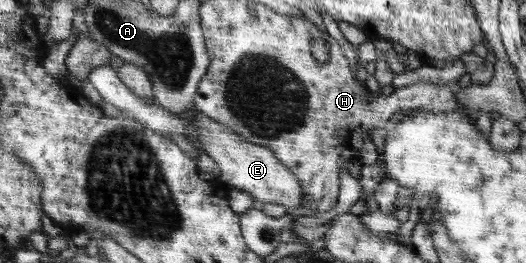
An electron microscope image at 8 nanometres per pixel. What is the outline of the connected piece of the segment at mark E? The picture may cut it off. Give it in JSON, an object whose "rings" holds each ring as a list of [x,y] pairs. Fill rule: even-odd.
{"rings":[[[198,112],[194,124],[197,125],[199,134],[202,134],[197,143],[198,147],[215,160],[220,168],[221,185],[227,189],[248,192],[257,202],[281,204],[287,214],[297,207],[302,207],[306,193],[301,181],[274,155],[272,149],[247,141],[227,125],[222,125],[205,113]]]}

